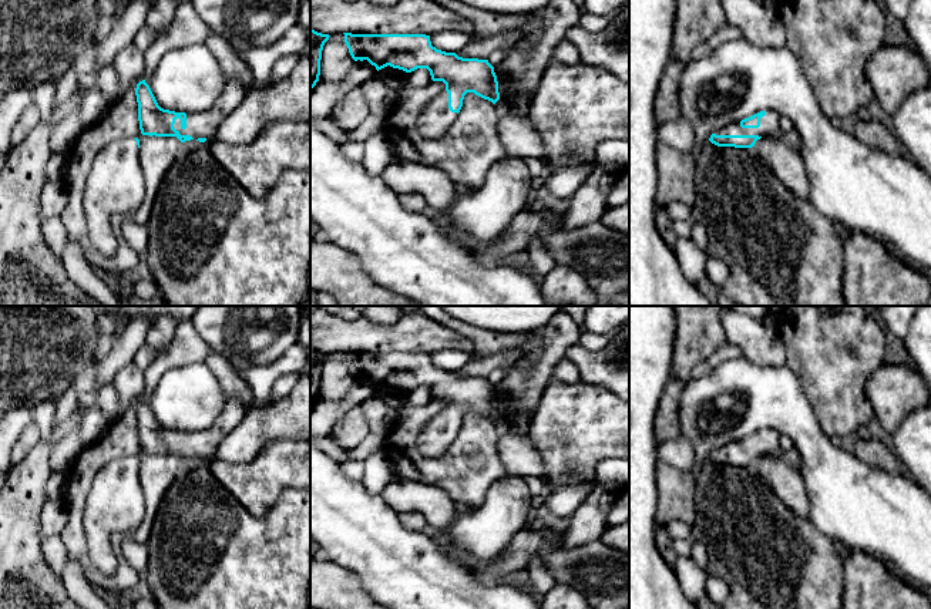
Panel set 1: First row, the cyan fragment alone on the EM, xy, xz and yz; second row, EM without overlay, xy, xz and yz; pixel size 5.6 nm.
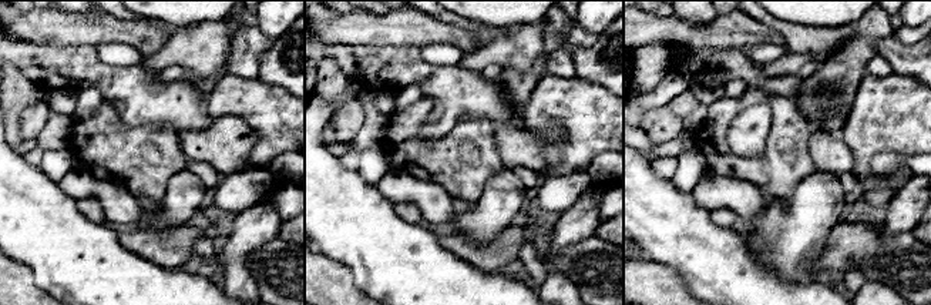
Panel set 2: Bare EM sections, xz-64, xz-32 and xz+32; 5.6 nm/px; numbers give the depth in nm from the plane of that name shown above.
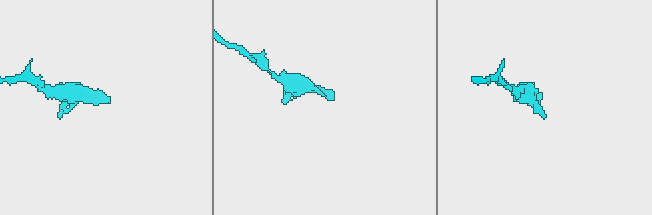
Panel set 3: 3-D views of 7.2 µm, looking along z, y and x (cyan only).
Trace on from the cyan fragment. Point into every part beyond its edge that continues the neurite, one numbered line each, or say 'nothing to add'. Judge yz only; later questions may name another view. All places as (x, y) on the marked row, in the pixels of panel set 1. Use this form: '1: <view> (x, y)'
1: yz (770, 123)

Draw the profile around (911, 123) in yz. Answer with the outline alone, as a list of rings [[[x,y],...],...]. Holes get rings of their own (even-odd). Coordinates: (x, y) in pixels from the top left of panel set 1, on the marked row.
[[[931,85],[910,94],[891,118],[895,137],[931,178]]]

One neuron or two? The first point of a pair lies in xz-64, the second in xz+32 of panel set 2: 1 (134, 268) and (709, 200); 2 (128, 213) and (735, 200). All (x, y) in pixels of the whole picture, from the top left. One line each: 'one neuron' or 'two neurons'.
1: two neurons
2: one neuron

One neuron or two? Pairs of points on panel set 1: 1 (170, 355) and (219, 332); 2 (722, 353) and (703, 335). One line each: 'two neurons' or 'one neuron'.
1: two neurons
2: two neurons

